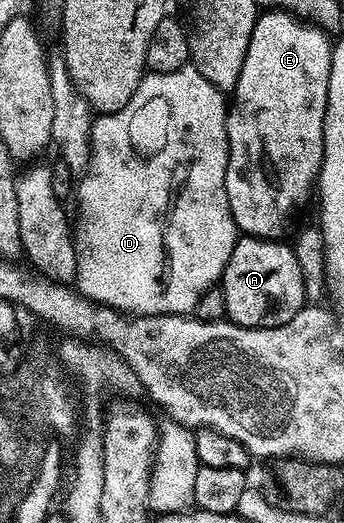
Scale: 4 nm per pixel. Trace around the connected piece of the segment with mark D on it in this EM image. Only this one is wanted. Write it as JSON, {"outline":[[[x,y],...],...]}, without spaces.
{"outline":[[[188,66],[172,72],[151,72],[144,75],[137,86],[133,98],[121,110],[100,115],[93,124],[92,168],[91,178],[78,185],[77,196],[83,199],[83,212],[87,215],[87,233],[81,236],[82,248],[77,262],[77,274],[74,283],[78,291],[96,304],[108,304],[118,308],[124,314],[136,316],[186,316],[194,313],[197,298],[205,294],[205,290],[216,287],[222,281],[223,271],[229,262],[229,254],[233,254],[233,246],[237,239],[235,219],[229,210],[229,198],[225,190],[225,174],[227,173],[227,109],[229,100],[219,91],[209,78],[200,74],[194,66]]]}

